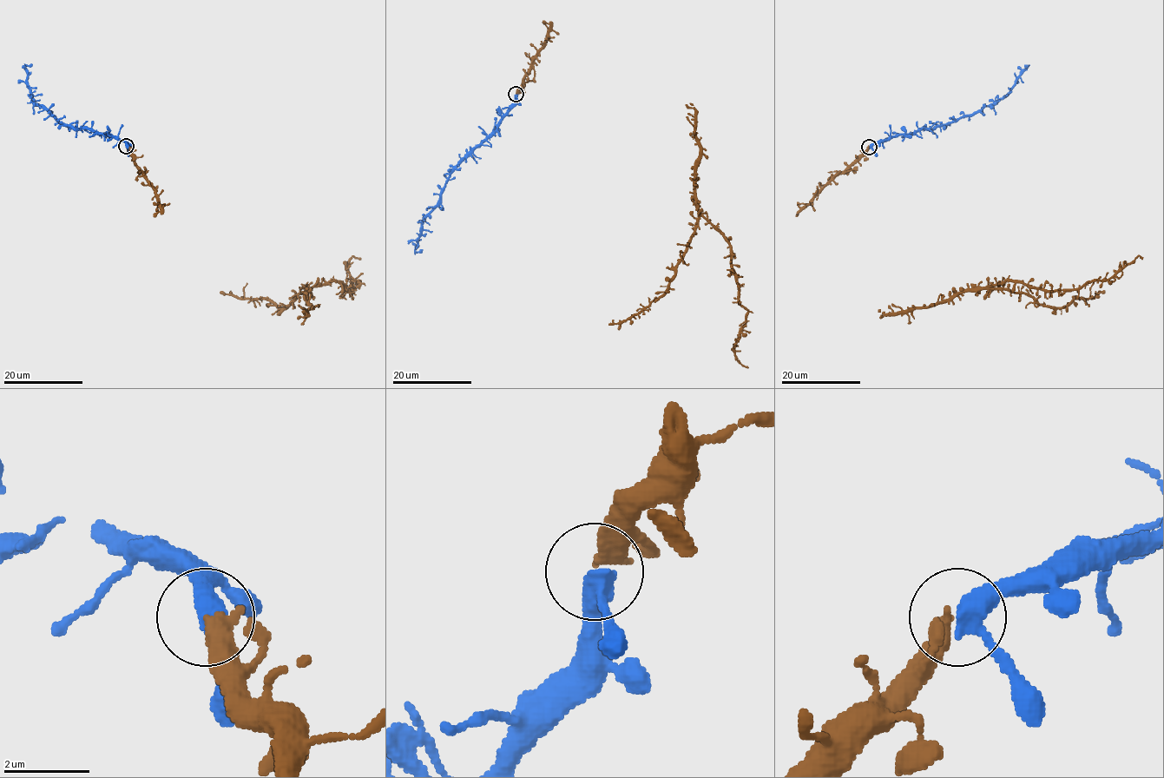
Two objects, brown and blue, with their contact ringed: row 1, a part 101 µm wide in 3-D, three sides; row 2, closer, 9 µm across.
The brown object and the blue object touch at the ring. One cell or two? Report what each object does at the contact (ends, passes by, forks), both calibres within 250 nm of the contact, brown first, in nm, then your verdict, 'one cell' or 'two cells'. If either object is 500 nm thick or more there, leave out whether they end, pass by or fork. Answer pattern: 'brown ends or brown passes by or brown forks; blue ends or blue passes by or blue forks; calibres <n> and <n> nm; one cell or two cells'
brown ends; blue passes by; calibres 400 and 400 nm; one cell

